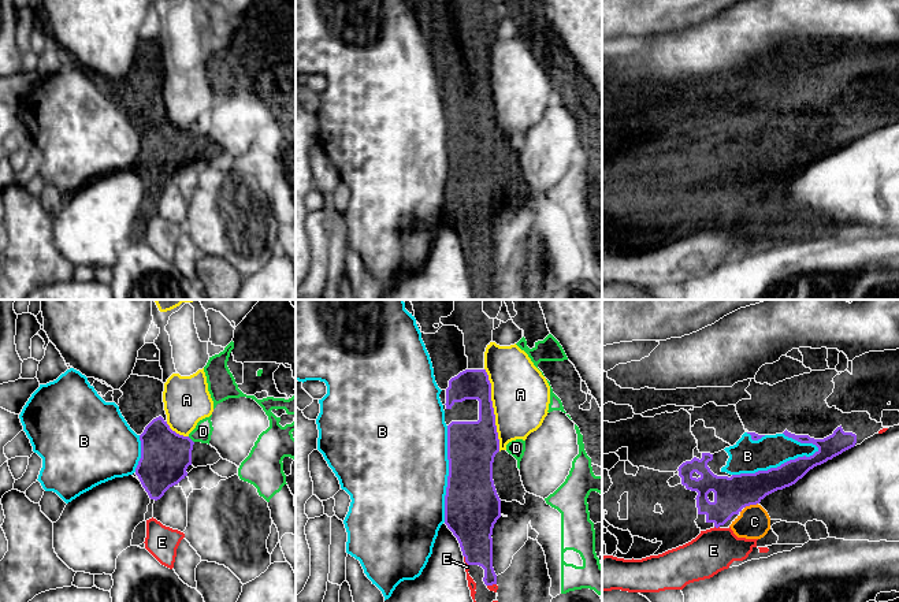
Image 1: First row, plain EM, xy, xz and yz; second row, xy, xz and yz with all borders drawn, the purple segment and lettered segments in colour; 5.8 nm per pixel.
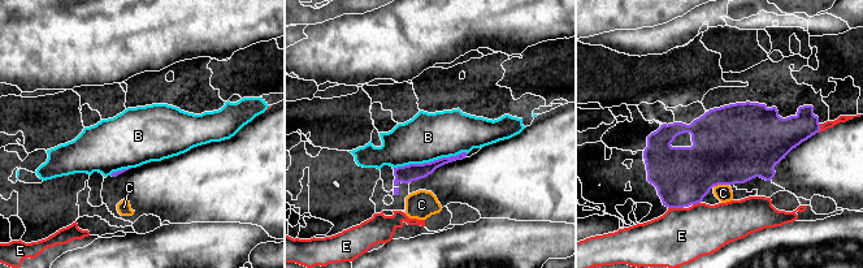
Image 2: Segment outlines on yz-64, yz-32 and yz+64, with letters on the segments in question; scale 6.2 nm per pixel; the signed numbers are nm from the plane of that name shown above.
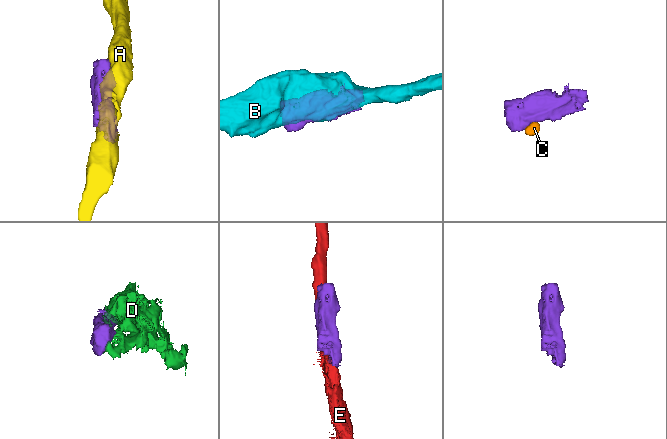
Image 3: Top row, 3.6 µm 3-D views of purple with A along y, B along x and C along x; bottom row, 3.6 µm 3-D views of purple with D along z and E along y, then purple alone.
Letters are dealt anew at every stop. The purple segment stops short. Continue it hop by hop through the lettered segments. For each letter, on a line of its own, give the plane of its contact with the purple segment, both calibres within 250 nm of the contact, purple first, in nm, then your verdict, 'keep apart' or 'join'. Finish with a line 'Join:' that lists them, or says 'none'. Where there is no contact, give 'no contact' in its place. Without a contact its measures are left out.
A: contact in xz; calibres 280 and 340 nm; keep apart
B: contact in yz; calibres 190 and 200 nm; keep apart
C: contact in yz; calibres 200 and 190 nm; join
D: contact in xy; calibres 280 and 110 nm; keep apart
E: contact in xz; calibres 260 and 50 nm; keep apart
Join: C

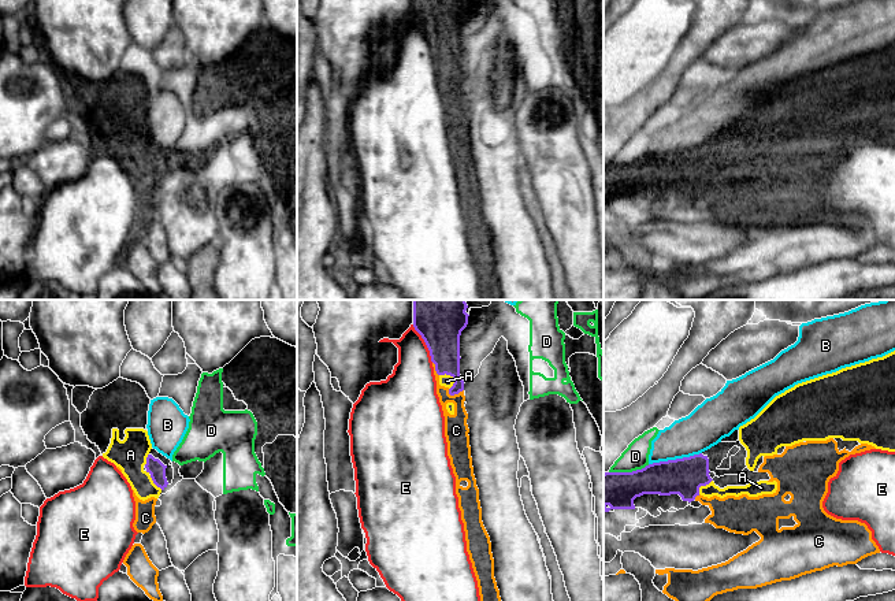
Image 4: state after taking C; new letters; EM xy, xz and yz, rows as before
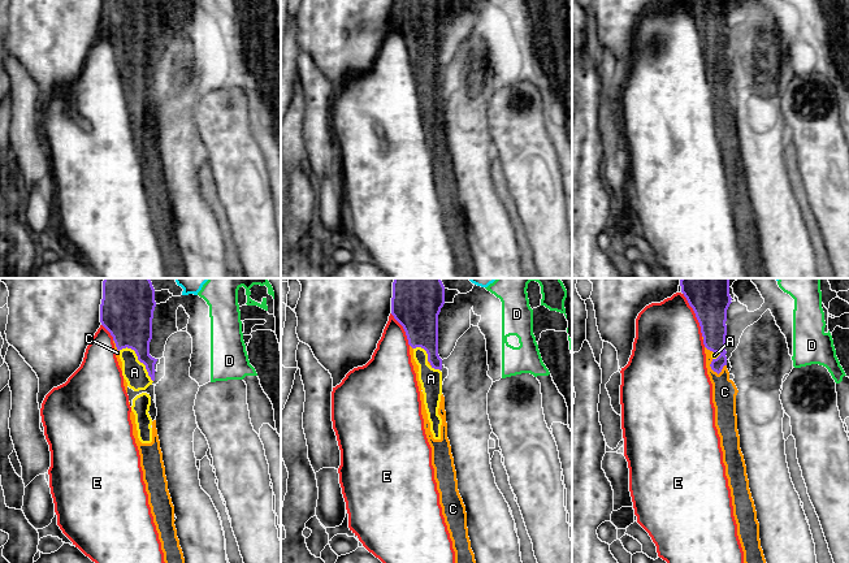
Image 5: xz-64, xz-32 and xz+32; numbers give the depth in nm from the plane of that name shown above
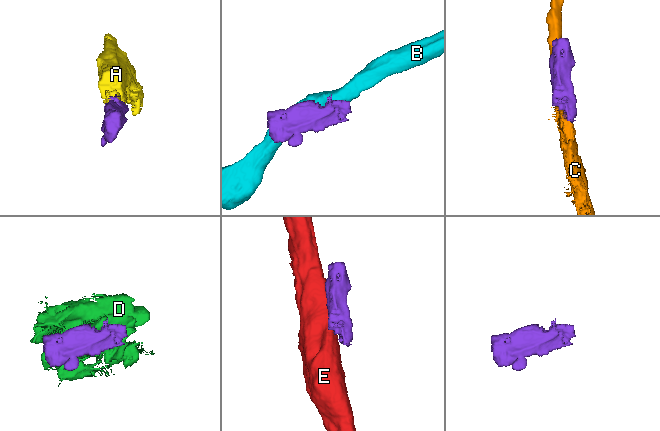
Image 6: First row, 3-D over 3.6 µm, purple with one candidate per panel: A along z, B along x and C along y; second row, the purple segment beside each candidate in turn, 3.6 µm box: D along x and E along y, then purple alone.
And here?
A: contact in xz; calibres 200 and 70 nm; join
B: contact in yz; calibres 220 and 240 nm; keep apart
C: contact in xz; calibres 180 and 140 nm; keep apart
D: contact in yz; calibres 200 and 150 nm; keep apart
E: contact in xz; calibres 320 and 280 nm; keep apart
Join: A

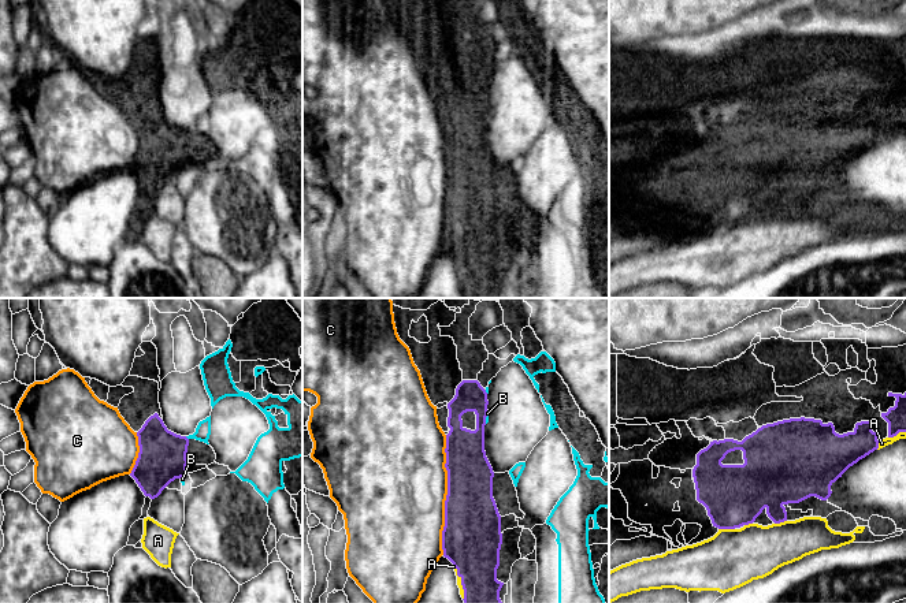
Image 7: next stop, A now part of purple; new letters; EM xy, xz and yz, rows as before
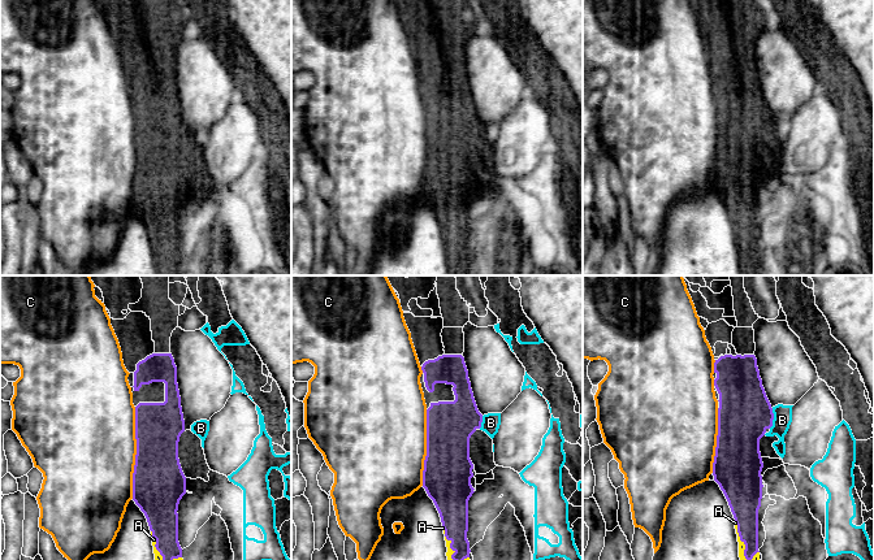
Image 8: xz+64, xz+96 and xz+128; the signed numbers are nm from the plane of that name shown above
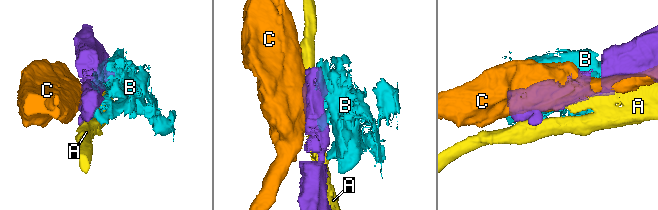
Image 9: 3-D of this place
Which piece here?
A: contact in yz; calibres 360 and 340 nm; keep apart
B: contact in xy; calibres 280 and 90 nm; keep apart
C: contact in xz; calibres 340 and 500 nm; keep apart
Join: none

